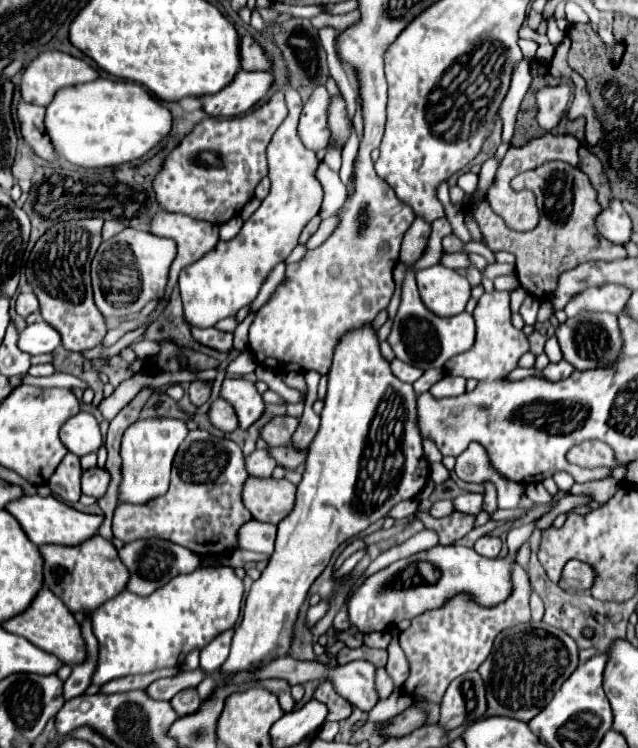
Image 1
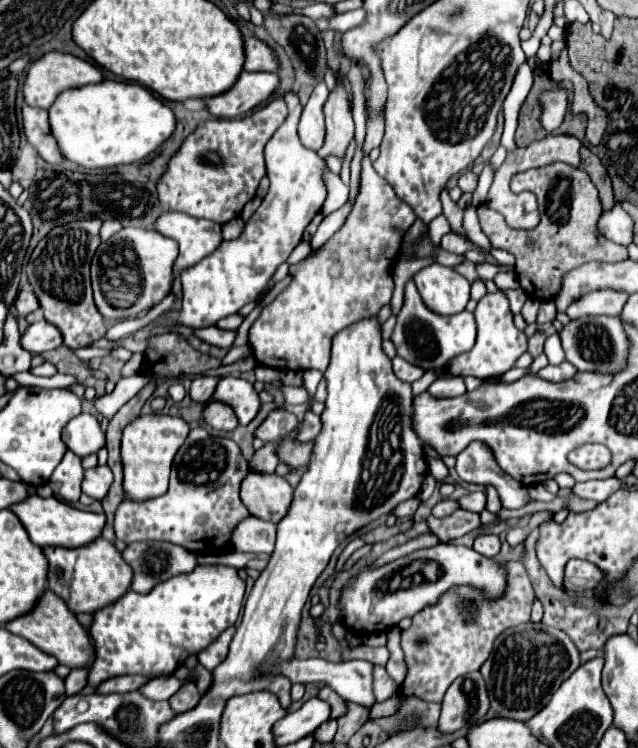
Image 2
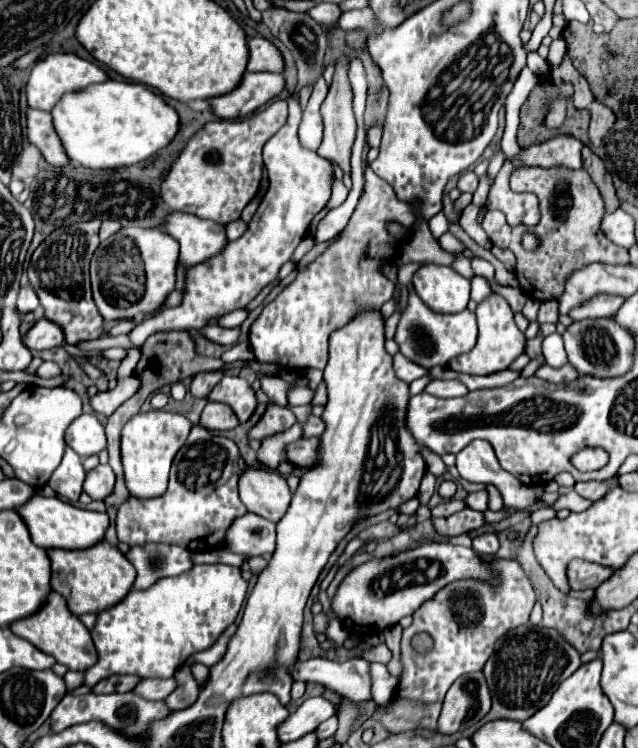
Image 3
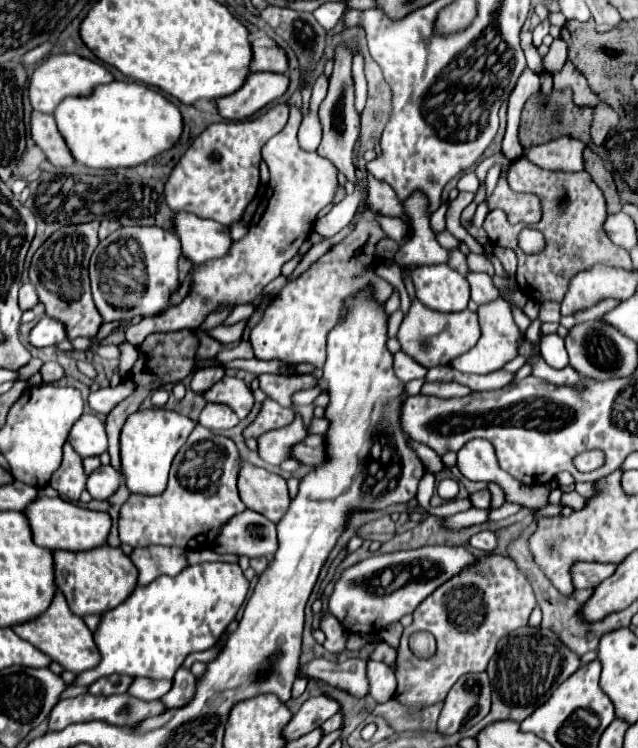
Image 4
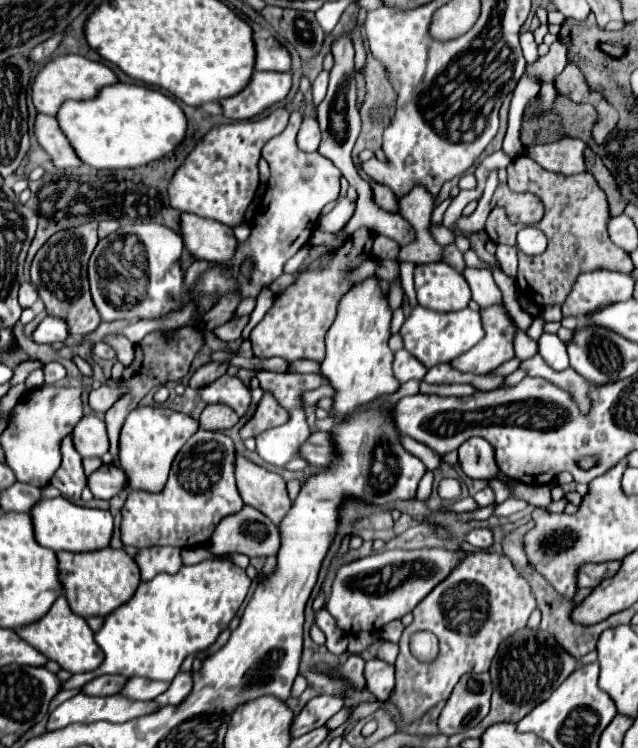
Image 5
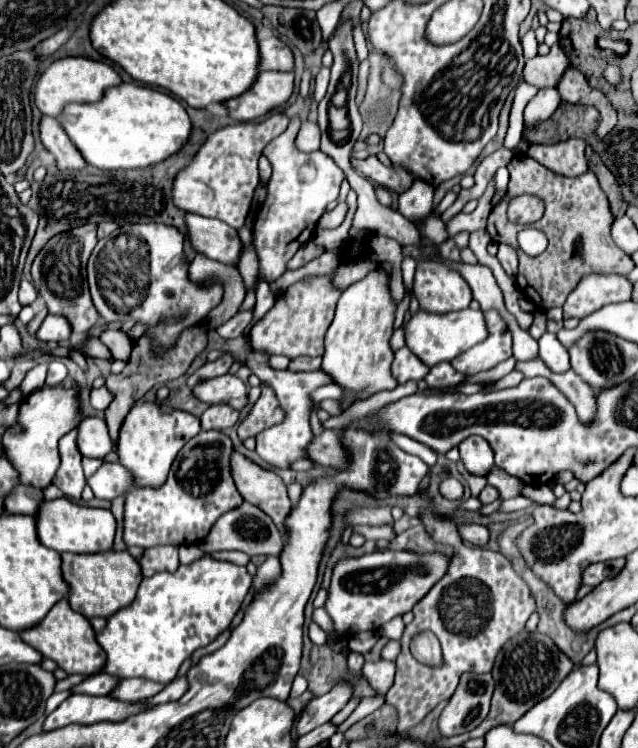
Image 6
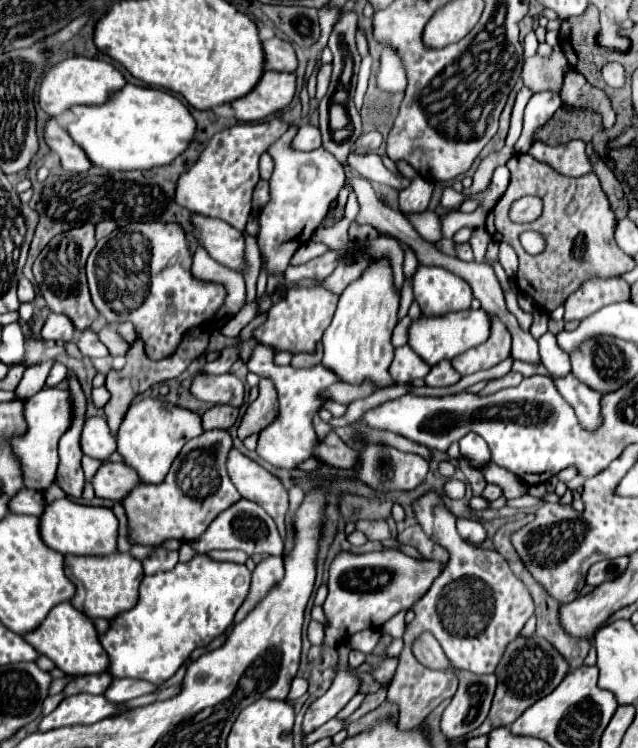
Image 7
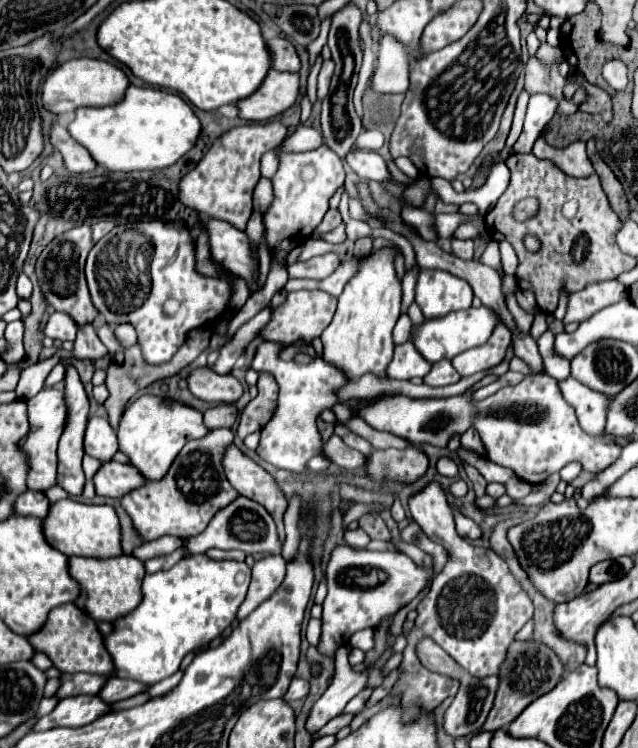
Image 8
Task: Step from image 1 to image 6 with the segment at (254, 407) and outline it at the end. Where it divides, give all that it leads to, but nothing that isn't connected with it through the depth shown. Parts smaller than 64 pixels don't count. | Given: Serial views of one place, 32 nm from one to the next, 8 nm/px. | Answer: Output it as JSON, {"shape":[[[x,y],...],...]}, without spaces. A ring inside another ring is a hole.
{"shape":[[[224,374],[198,384],[194,394],[206,404],[228,404],[238,412],[242,412],[242,408],[248,404],[248,390],[244,382],[232,374]]]}

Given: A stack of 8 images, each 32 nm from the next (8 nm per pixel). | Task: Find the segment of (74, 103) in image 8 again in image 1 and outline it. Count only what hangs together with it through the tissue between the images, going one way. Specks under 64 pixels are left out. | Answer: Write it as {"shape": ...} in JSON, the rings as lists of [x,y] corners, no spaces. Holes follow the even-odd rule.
{"shape":[[[44,50],[24,66],[24,70],[20,74],[20,96],[28,104],[48,106],[58,88],[74,86],[74,84],[82,84],[82,82],[92,82],[96,78],[98,78],[98,72],[94,68],[90,68],[84,60],[74,58],[70,54],[64,54],[64,52],[58,52],[58,50]]]}

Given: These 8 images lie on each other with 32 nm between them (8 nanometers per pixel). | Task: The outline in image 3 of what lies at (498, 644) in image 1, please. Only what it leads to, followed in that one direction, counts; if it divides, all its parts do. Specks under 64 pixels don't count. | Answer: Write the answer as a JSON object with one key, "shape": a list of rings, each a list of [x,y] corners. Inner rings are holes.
{"shape":[[[526,624],[520,628],[514,628],[512,632],[506,632],[494,648],[494,654],[488,658],[484,666],[484,676],[488,680],[488,686],[494,690],[494,718],[510,718],[524,722],[530,716],[534,716],[544,704],[548,704],[554,690],[560,686],[560,680],[564,676],[574,674],[574,670],[580,668],[580,654],[560,632],[554,628],[538,628],[534,624]]]}

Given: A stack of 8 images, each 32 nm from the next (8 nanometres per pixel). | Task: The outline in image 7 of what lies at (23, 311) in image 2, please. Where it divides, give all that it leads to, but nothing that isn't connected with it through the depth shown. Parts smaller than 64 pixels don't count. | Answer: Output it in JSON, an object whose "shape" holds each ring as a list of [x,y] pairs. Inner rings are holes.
{"shape":[[[22,278],[22,280],[18,282],[18,298],[20,298],[20,302],[32,302],[34,296],[36,296],[34,286],[30,284],[30,280]]]}

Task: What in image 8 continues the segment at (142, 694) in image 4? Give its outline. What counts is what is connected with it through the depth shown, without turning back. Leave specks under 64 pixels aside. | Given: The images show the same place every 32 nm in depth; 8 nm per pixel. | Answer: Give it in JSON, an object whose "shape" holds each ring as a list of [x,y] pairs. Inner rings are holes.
{"shape":[[[112,676],[106,686],[102,688],[102,692],[98,694],[102,700],[106,702],[120,702],[120,700],[126,700],[126,698],[132,698],[136,694],[142,694],[148,690],[148,684],[140,684],[136,680],[124,680],[124,678],[116,678]]]}

